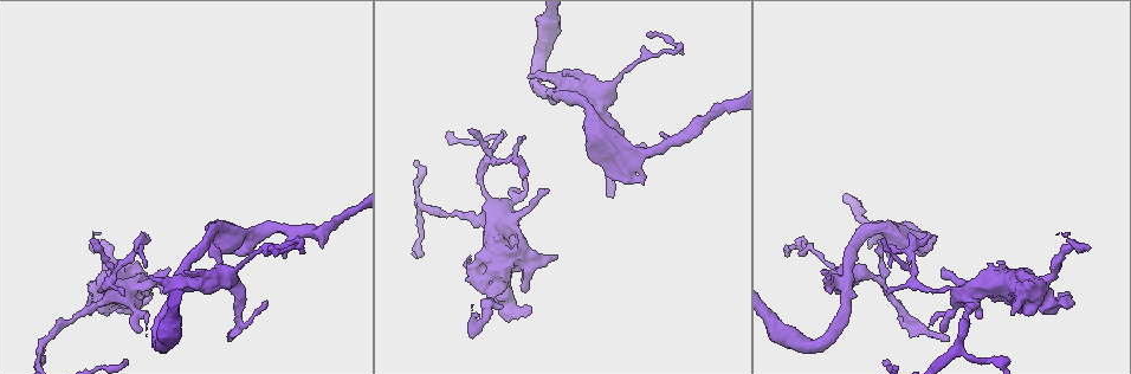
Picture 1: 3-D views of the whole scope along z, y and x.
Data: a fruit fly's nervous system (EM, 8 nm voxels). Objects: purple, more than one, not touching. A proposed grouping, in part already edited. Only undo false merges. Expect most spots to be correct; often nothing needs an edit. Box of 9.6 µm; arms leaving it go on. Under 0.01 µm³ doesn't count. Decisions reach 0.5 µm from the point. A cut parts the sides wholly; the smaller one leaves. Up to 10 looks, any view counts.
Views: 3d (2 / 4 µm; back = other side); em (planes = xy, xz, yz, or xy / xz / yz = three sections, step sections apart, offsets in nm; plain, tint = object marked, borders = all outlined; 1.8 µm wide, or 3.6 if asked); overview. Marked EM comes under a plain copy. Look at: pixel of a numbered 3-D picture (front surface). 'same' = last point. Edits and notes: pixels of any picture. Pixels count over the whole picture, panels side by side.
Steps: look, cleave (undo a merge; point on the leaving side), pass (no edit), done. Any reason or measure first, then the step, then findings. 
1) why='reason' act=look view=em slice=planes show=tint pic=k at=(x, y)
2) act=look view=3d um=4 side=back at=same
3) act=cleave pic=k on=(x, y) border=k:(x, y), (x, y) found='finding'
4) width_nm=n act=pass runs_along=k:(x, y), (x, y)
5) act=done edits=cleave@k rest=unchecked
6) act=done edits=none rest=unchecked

why='a fork' act=look view=em slice=yz step=8 show=tint pic=1 at=(912, 272)

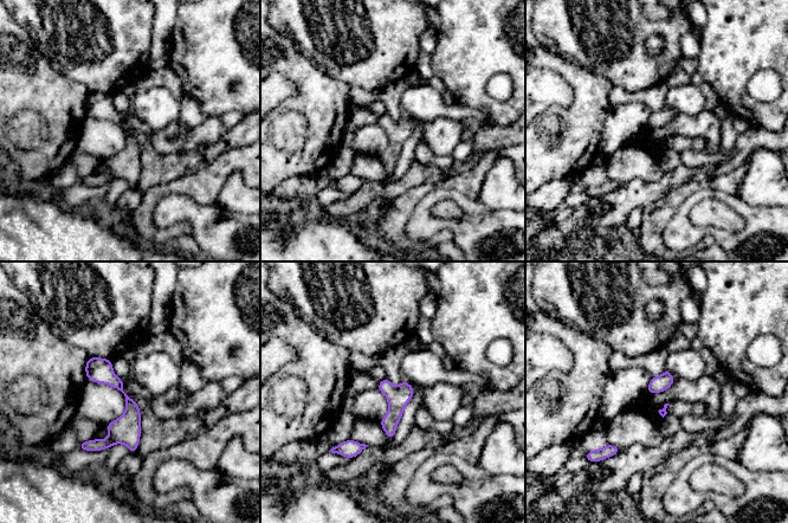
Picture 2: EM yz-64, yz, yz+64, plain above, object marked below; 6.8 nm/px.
act=pass found='continuous, no second cell'

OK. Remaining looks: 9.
why='thick turns thin' act=look view=3d um=4 pic=1 at=(238, 236)

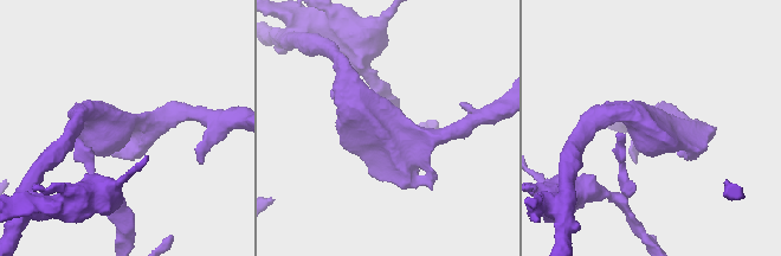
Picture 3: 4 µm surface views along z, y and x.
why='shape alone is not enough' act=look view=em slice=planes show=tint pic=3 at=(122, 127)

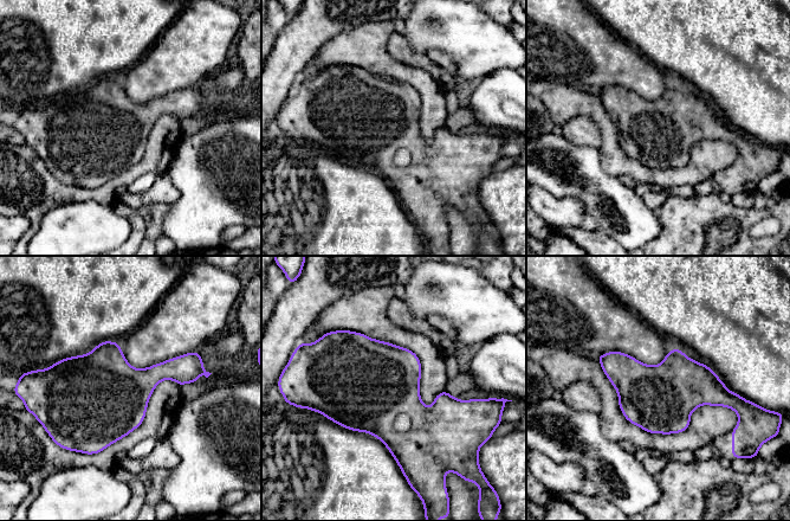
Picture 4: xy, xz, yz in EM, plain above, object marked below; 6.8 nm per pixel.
act=pass found='continuous, no second cell'

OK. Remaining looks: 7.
why='thick turns thin' act=look view=em um=3.6 slice=planes show=tint pic=1 at=(844, 282)

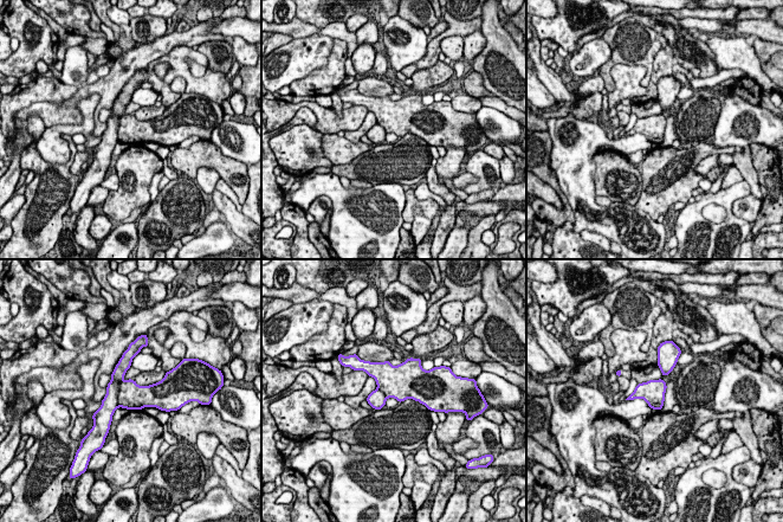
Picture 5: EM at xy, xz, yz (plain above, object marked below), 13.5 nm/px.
act=cleave pic=5 on=(130, 395) border=5:(122, 380), (118, 386), (117, 406) found='two cells meet here'

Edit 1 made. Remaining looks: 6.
act=look view=overview

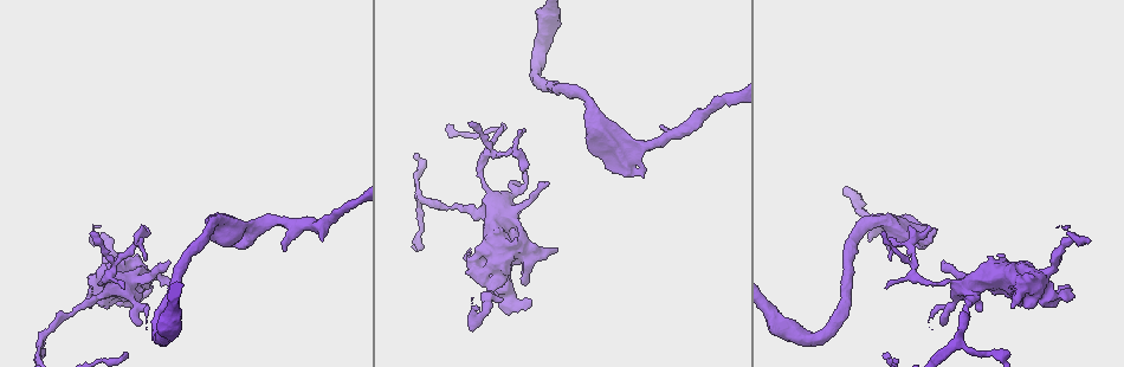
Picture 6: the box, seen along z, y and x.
why='calibre changes' act=look view=em slice=planes show=borders pic=6 at=(1072, 237)

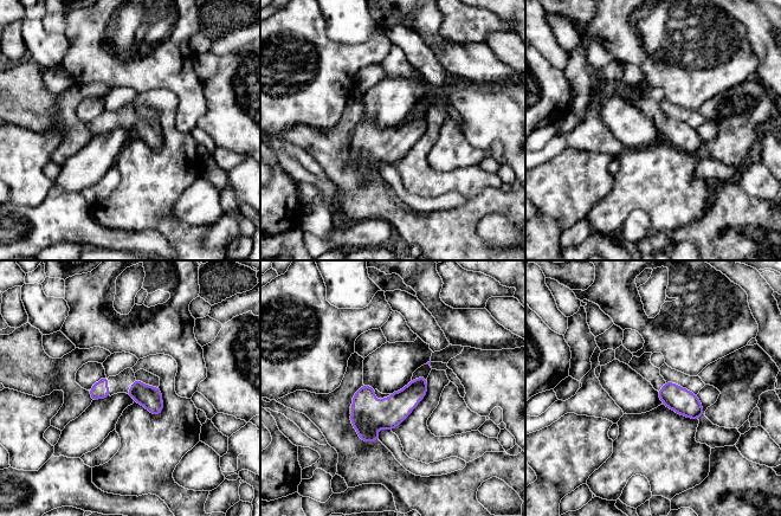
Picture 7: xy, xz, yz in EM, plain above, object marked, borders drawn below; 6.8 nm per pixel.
act=pass found='continuous, no second cell'

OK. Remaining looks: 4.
act=done edits=cleave@5 rest=unchecked

